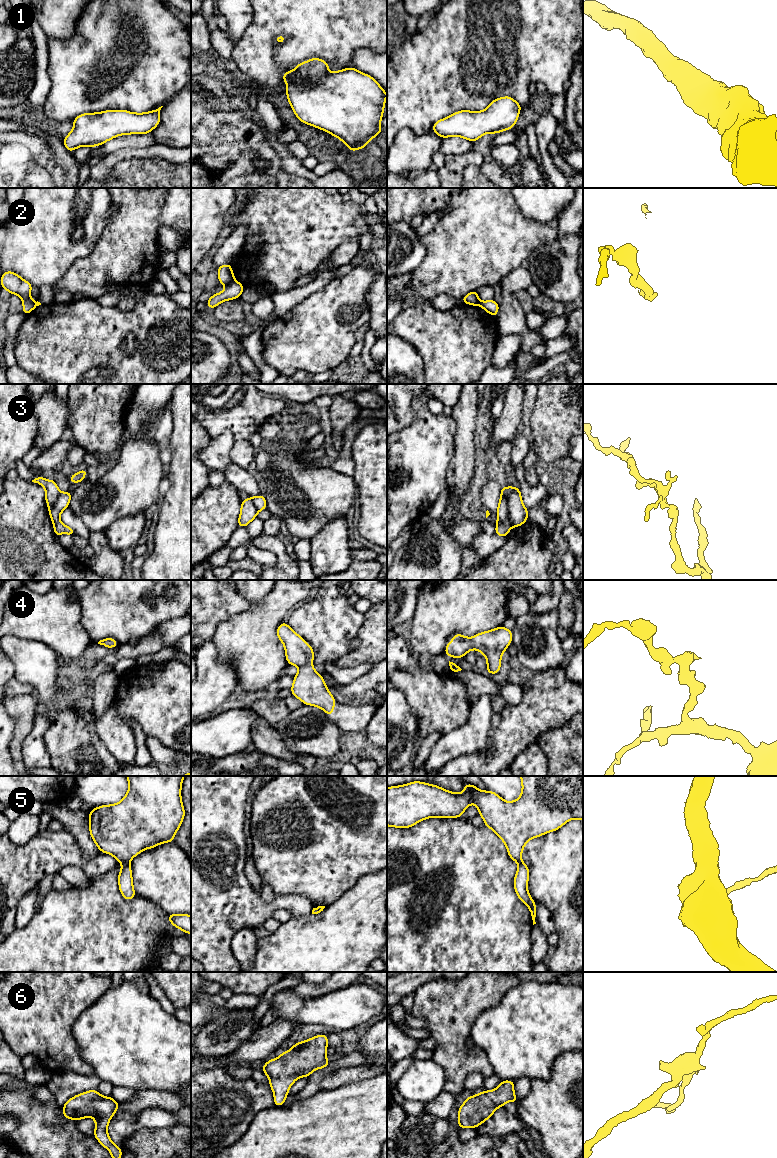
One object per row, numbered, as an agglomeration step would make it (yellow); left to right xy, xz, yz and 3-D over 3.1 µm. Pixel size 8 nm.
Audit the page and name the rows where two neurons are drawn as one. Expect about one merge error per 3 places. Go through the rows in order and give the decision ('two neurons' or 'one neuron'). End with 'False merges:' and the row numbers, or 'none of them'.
1: one neuron
2: two neurons
3: two neurons
4: one neuron
5: two neurons
6: one neuron
False merges: 2, 3, 5

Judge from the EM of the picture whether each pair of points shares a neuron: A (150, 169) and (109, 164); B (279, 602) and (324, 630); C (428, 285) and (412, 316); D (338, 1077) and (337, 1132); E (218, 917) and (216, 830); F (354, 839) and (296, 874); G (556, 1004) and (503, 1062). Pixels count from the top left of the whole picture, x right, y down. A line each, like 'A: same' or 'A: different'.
A: different
B: different
C: different
D: different
E: same
F: same
G: same

